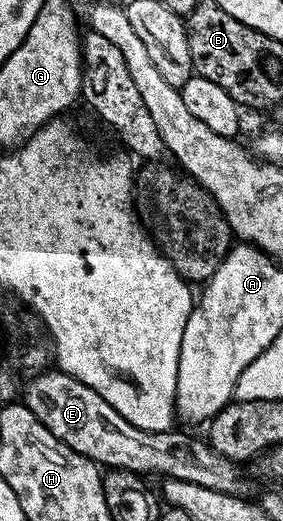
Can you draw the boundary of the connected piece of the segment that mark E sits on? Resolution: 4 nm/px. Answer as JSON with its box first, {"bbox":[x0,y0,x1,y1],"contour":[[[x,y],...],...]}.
{"bbox":[22,370,248,497],"contour":[[[45,370],[35,373],[23,385],[22,403],[36,415],[38,422],[58,438],[66,442],[70,450],[90,458],[94,463],[111,470],[121,468],[127,472],[161,472],[161,477],[181,479],[183,482],[197,483],[209,490],[222,494],[247,497],[248,480],[237,461],[226,458],[214,450],[207,439],[187,436],[184,432],[147,432],[135,428],[102,394],[90,386],[78,382],[70,374],[59,370]]]}

